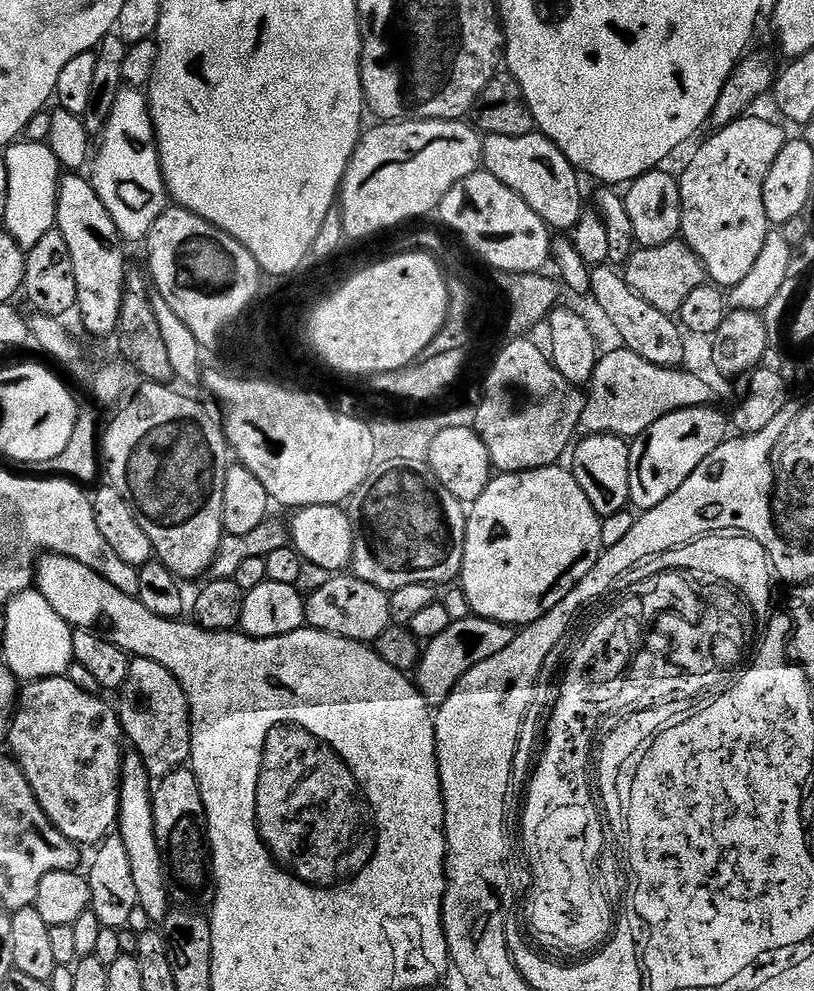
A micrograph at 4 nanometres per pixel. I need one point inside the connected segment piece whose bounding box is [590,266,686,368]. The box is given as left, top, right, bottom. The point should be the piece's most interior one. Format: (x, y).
(649, 332)

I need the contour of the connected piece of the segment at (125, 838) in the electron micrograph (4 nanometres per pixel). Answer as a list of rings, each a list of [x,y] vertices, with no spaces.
[[[132,750],[125,755],[120,771],[120,815],[118,835],[126,846],[126,858],[130,858],[130,871],[134,887],[138,889],[138,907],[150,914],[153,922],[162,922],[170,911],[168,883],[162,870],[162,854],[158,850],[158,838],[154,834],[152,813],[153,781],[150,779],[140,753]]]

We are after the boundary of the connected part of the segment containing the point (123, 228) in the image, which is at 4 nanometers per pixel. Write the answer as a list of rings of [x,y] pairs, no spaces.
[[[127,86],[120,89],[91,168],[94,190],[102,198],[106,210],[110,210],[110,218],[114,218],[114,226],[118,226],[121,237],[128,242],[147,241],[154,222],[169,207],[170,197],[164,185],[156,131],[148,113],[148,97],[141,89]]]

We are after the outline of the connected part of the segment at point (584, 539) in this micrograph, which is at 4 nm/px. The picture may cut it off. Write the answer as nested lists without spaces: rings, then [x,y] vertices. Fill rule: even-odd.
[[[564,466],[493,475],[492,481],[486,486],[486,490],[482,490],[482,494],[467,509],[467,513],[466,546],[464,547],[462,570],[458,577],[458,584],[466,594],[466,602],[470,602],[472,615],[481,616],[494,622],[523,626],[542,618],[542,614],[554,610],[554,606],[558,606],[558,602],[562,602],[562,598],[566,598],[566,594],[570,594],[570,590],[574,590],[574,586],[578,586],[578,582],[582,582],[582,578],[586,578],[586,574],[590,574],[590,570],[594,570],[594,562],[598,562],[600,553],[605,549],[602,542],[602,526],[600,525],[602,517],[596,513],[594,506],[590,506],[590,498],[586,498],[586,494],[582,494],[582,486],[578,486],[575,476]]]

